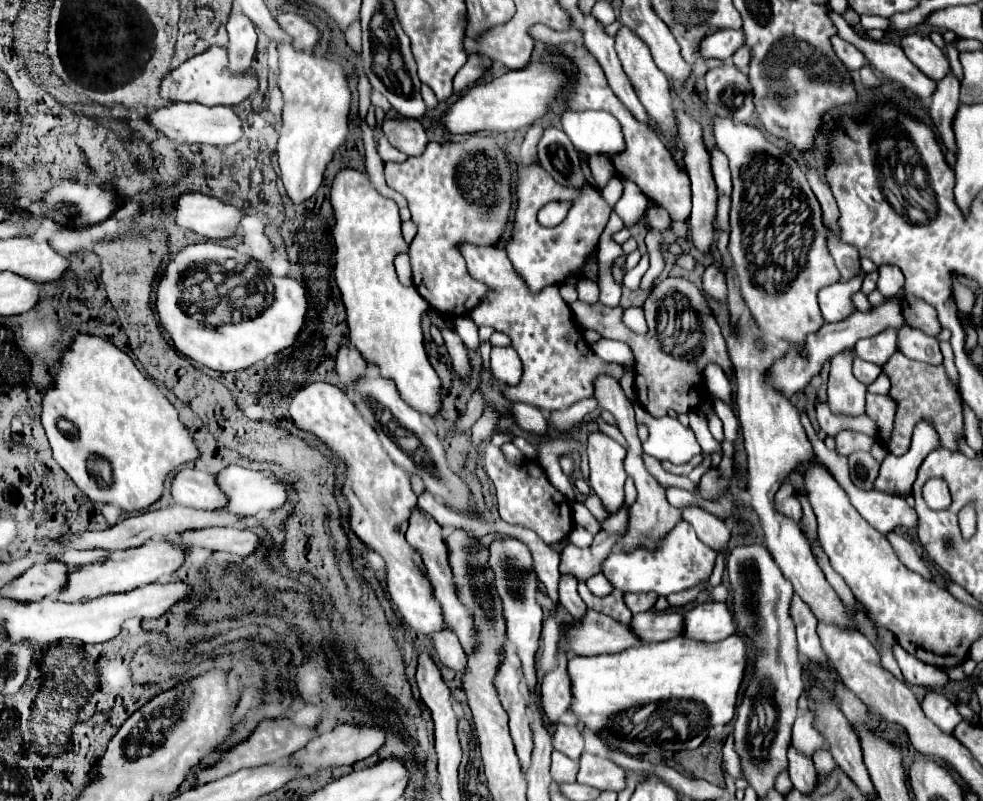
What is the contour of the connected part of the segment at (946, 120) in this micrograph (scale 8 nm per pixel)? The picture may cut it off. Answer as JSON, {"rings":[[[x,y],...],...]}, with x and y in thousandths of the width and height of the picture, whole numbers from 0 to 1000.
{"rings":[[[966,90],[960,100],[954,102],[952,117],[946,127],[946,145],[958,172],[960,182],[973,192],[973,172],[968,167],[968,147],[973,147],[973,137],[977,135],[977,102]]]}

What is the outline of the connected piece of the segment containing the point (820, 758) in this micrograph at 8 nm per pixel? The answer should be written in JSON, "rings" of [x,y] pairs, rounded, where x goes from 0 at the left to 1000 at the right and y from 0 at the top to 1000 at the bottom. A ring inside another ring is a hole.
{"rings":[[[834,936],[828,944],[828,956],[830,956],[830,966],[834,966],[838,971],[842,971],[842,966],[846,966],[848,959],[852,959],[850,951],[848,951],[848,946],[846,946],[846,941],[840,939],[840,936]]]}

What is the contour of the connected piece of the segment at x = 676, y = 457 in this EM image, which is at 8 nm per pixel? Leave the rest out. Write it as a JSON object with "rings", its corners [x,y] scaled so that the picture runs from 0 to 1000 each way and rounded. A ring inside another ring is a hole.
{"rings":[[[645,507],[647,524],[655,527],[661,537],[661,544],[657,552],[653,552],[655,564],[669,572],[669,574],[682,574],[686,579],[696,579],[704,569],[712,567],[712,554],[708,552],[708,544],[702,534],[696,532],[688,522],[680,518],[673,522],[665,522],[653,507]]]}

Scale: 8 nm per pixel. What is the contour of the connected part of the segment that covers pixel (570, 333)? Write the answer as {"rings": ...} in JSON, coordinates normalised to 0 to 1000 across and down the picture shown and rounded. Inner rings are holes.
{"rings":[[[480,307],[470,310],[476,340],[480,347],[498,357],[496,380],[488,380],[480,387],[480,397],[486,407],[501,407],[521,422],[521,432],[531,447],[531,472],[525,482],[513,482],[513,494],[521,502],[535,502],[549,512],[572,512],[592,497],[604,494],[602,477],[610,467],[621,467],[627,474],[633,472],[631,454],[619,454],[610,449],[594,427],[594,419],[584,402],[578,380],[572,375],[568,357],[555,357],[547,367],[541,367],[519,332],[519,325],[511,310],[505,307]]]}

